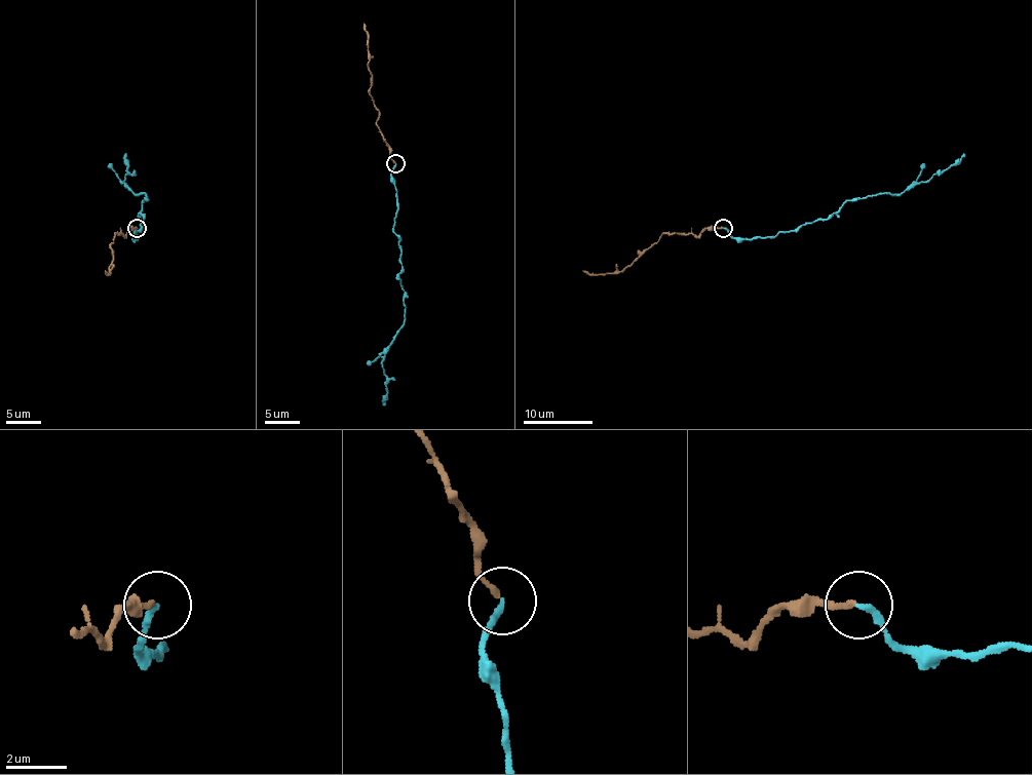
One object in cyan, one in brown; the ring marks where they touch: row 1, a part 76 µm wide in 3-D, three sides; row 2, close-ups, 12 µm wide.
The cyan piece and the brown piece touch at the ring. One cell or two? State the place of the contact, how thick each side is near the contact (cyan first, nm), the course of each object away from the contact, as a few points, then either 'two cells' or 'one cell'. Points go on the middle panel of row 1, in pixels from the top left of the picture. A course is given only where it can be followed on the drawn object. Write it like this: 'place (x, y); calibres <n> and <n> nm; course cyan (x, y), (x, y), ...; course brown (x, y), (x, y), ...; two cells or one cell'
place (395, 163); calibres 220 and 190 nm; course cyan (396, 163), (391, 171), (397, 211), (394, 234), (402, 248), (399, 284), (405, 318), (382, 369), (386, 404); course brown (394, 163), (389, 144), (377, 125), (379, 110), (370, 93), (369, 33), (364, 23); one cell

